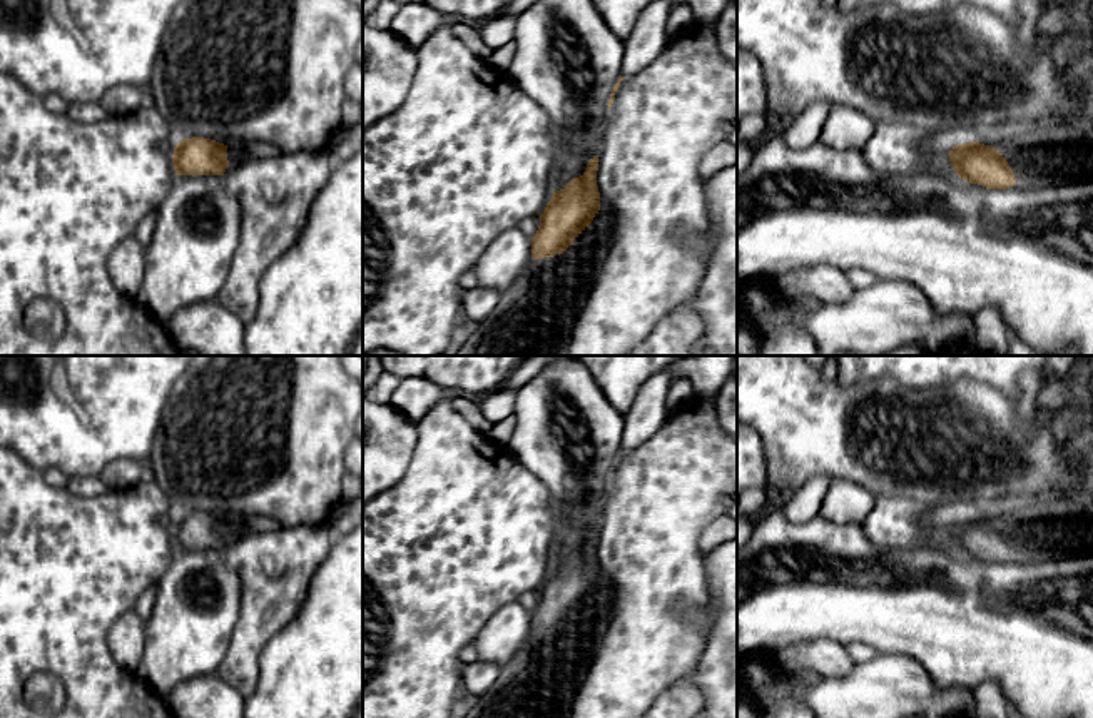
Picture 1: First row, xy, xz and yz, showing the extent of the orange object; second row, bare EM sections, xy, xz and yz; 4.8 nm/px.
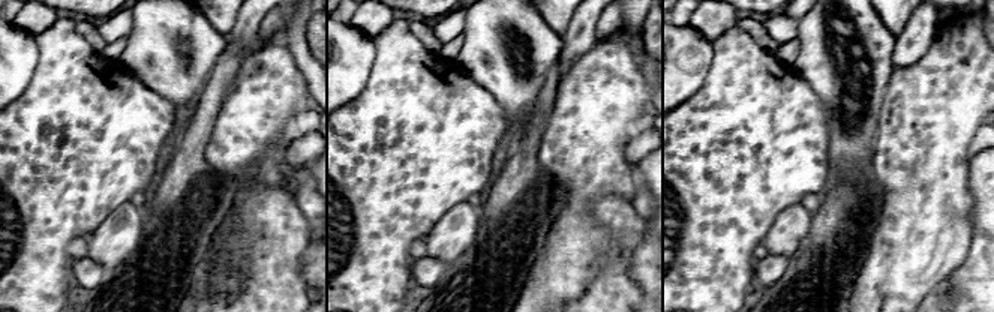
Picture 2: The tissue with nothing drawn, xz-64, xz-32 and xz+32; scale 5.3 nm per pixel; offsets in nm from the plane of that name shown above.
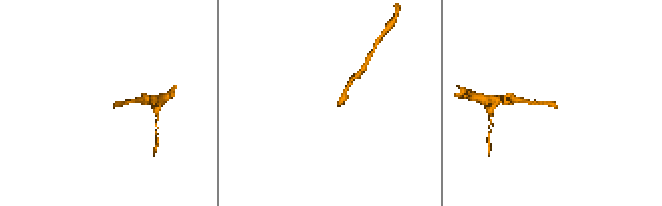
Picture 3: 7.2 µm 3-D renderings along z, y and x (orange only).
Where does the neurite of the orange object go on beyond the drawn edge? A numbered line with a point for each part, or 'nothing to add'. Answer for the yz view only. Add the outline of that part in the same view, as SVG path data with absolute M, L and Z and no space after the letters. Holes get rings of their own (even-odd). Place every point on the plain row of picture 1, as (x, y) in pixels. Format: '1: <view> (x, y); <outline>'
1: yz (1062, 526); M1093 494L1016 504L1004 514L1004 533L1016 556L1033 563L1093 554Z

